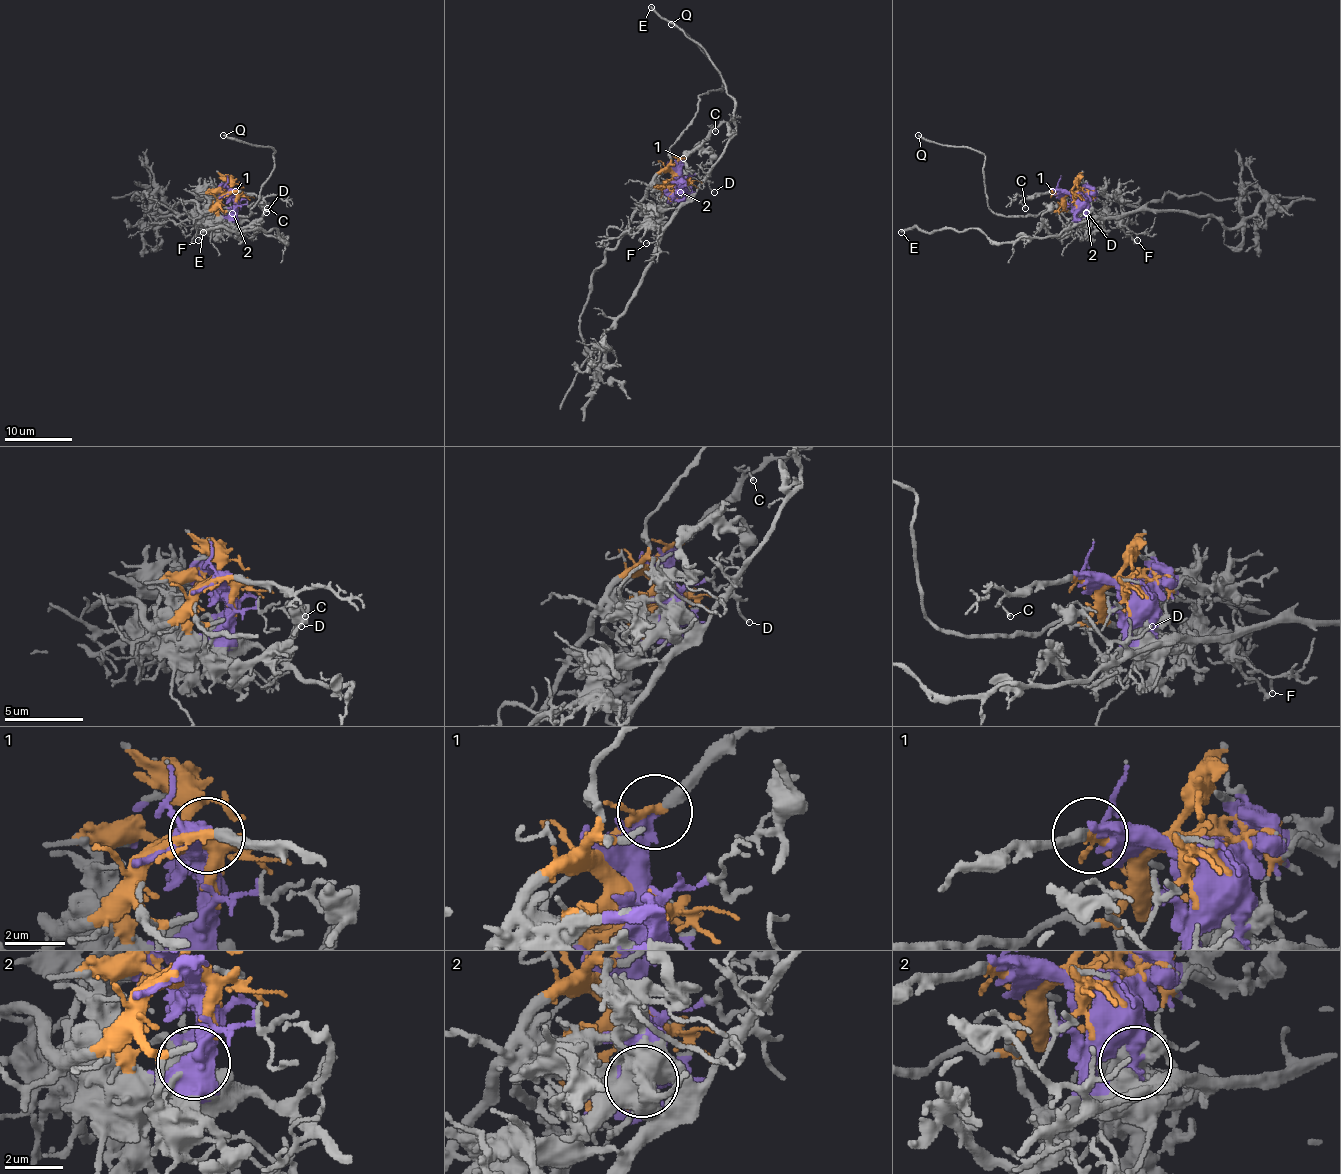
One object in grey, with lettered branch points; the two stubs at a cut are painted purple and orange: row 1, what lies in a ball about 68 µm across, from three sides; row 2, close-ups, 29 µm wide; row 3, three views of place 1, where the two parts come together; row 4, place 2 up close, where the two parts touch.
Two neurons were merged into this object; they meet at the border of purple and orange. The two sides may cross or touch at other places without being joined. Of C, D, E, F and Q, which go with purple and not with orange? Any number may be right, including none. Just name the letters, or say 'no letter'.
D, E, F

